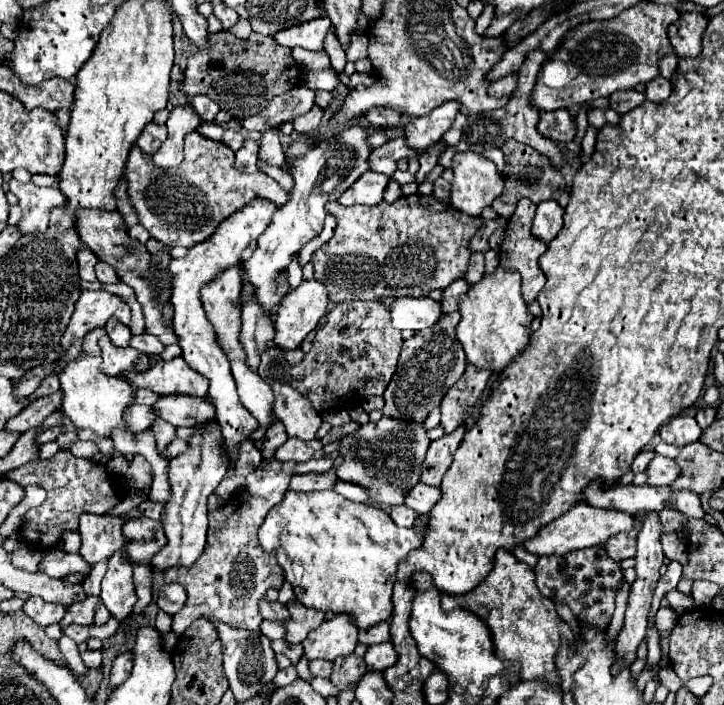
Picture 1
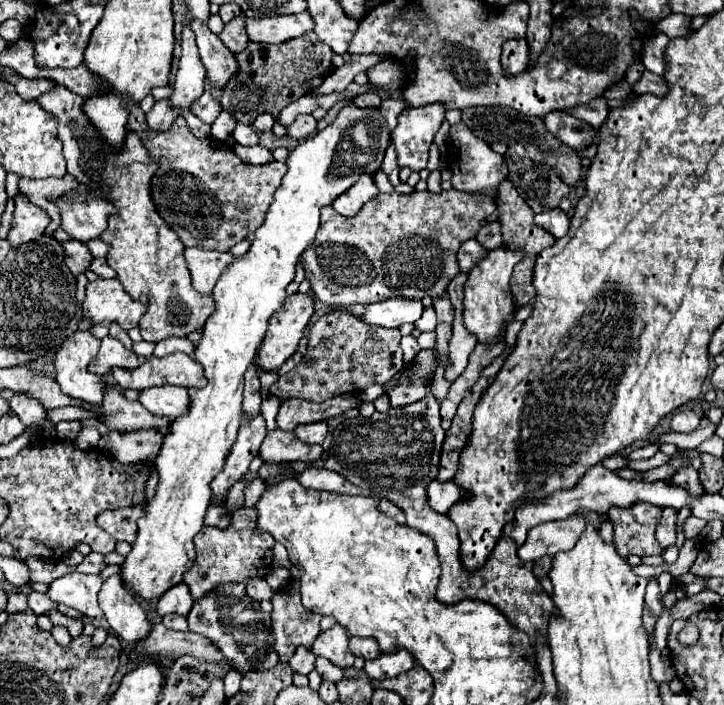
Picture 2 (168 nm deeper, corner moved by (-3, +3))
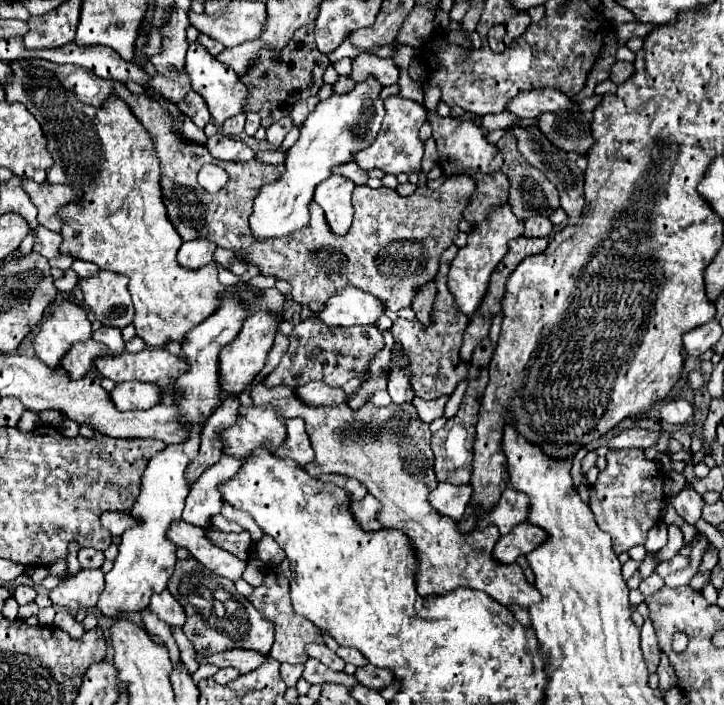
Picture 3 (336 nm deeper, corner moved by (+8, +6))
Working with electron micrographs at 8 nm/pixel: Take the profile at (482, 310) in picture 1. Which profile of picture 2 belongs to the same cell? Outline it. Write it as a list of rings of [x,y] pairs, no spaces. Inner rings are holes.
[[[497,247],[487,251],[487,255],[483,259],[479,259],[475,263],[475,267],[469,271],[469,277],[465,281],[465,311],[463,311],[463,319],[465,319],[465,327],[477,335],[479,343],[495,343],[501,335],[501,329],[513,321],[513,299],[511,299],[511,289],[509,289],[509,279],[513,273],[513,267],[519,263],[519,259],[523,259],[523,255],[519,255],[519,251],[511,251],[509,247]]]

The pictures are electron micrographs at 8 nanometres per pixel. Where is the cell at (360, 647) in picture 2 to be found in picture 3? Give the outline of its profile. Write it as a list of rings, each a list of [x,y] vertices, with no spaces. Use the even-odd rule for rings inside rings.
[[[340,646],[336,654],[338,654],[344,662],[352,662],[354,666],[364,666],[364,664],[368,662],[356,648],[344,648],[344,646]]]

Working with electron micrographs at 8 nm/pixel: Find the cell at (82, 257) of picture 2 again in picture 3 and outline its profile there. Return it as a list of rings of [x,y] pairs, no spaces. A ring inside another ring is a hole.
[[[38,226],[36,230],[36,242],[34,242],[34,250],[40,252],[44,258],[52,260],[60,256],[60,244],[62,244],[62,236],[58,232],[52,232],[44,226]]]

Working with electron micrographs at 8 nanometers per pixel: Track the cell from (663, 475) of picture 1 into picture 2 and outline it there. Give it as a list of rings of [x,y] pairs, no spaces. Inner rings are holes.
[[[683,467],[679,469],[673,477],[673,483],[675,485],[681,485],[681,487],[687,487],[687,491],[691,491],[691,495],[703,495],[703,485],[699,483],[699,475],[693,467]]]

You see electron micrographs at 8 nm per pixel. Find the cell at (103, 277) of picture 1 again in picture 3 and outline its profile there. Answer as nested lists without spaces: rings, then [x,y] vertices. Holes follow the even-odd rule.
[[[76,260],[76,262],[72,264],[72,270],[78,274],[78,278],[88,278],[88,276],[96,274],[100,268],[98,268],[96,264],[92,264],[92,262],[86,262],[86,260]]]

